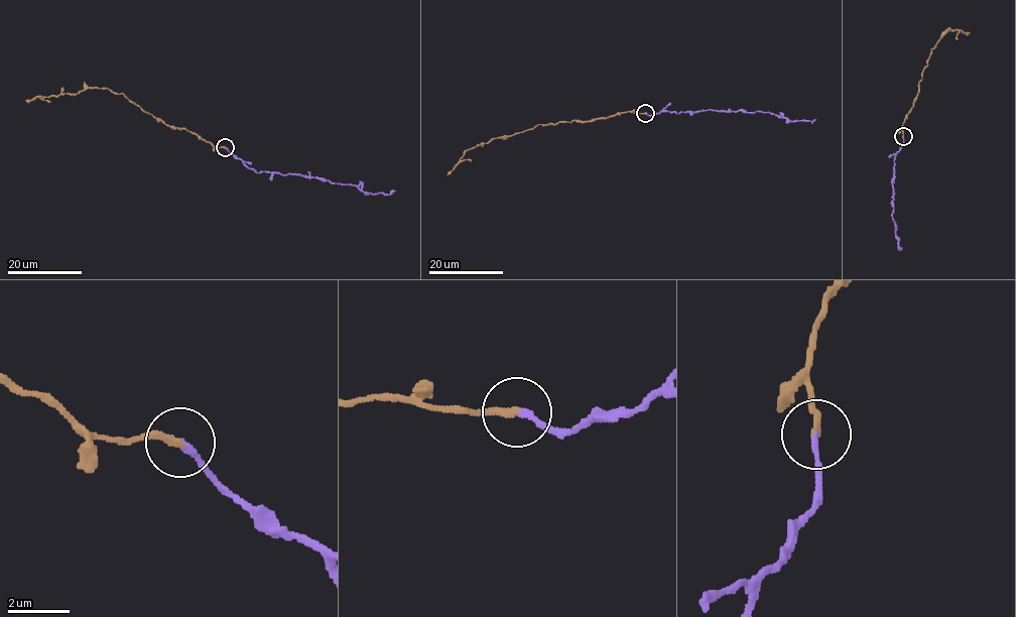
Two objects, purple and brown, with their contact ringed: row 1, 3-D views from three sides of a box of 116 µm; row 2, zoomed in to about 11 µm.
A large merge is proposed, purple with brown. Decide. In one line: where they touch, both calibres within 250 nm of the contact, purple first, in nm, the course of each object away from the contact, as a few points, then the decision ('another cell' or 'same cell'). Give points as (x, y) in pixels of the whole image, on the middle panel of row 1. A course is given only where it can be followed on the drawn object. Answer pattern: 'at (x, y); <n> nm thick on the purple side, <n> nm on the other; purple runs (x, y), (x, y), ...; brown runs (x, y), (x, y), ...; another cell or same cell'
at (645, 113); 160 nm thick on the purple side, 220 nm on the other; purple runs (645, 113), (769, 112), (788, 120), (816, 120); brown runs (645, 113), (630, 111), (605, 118), (537, 124), (469, 148), (447, 175); same cell

